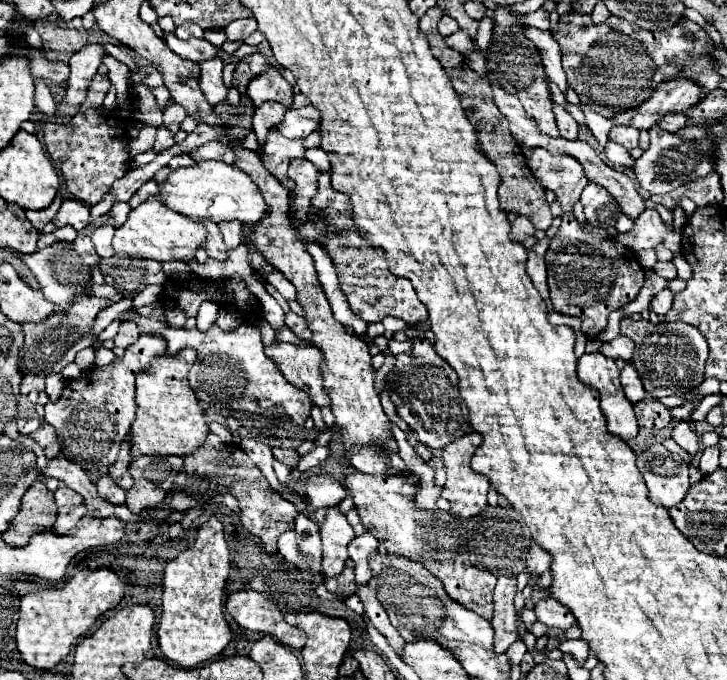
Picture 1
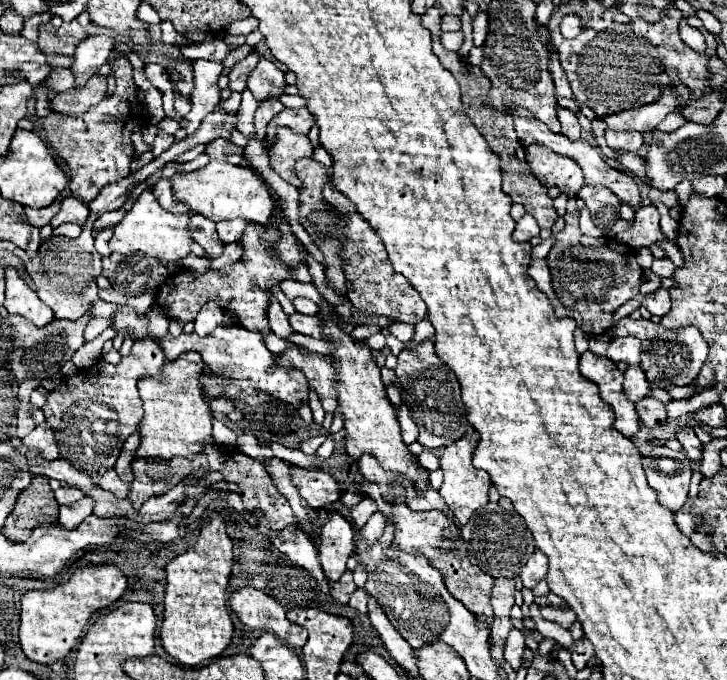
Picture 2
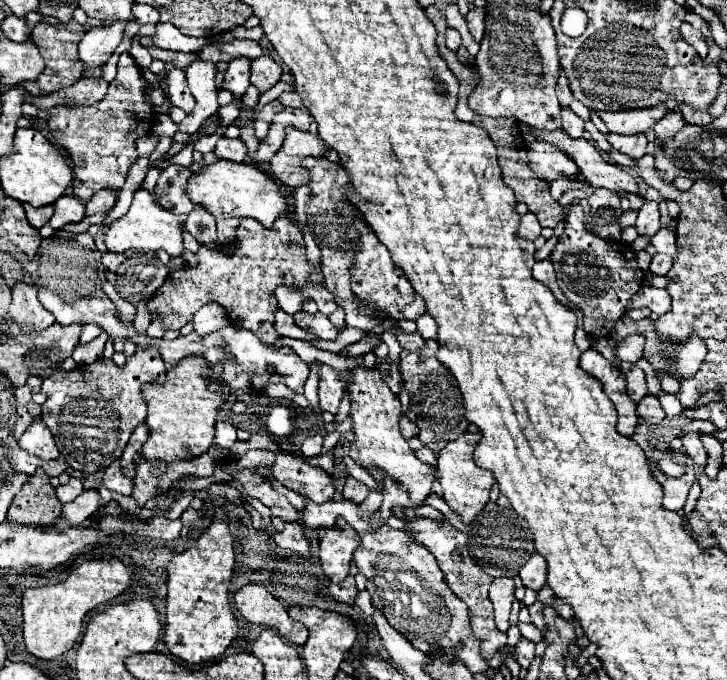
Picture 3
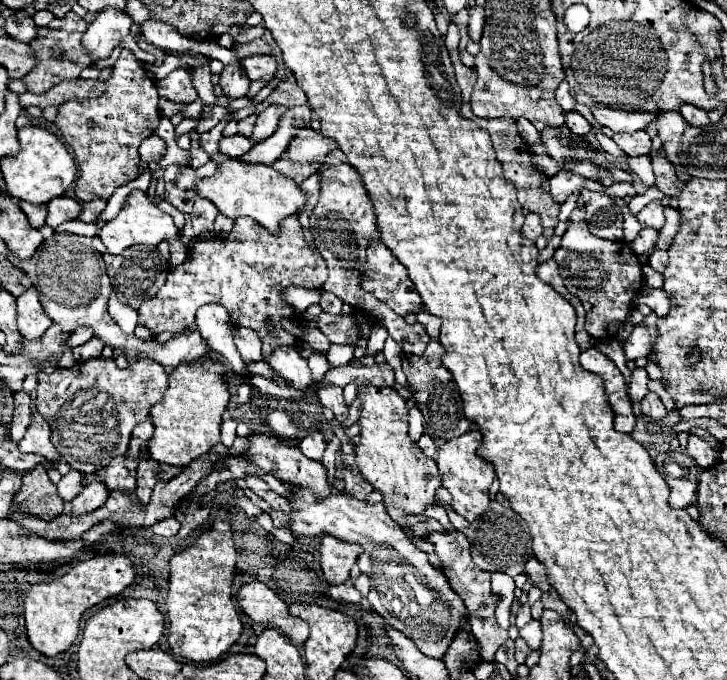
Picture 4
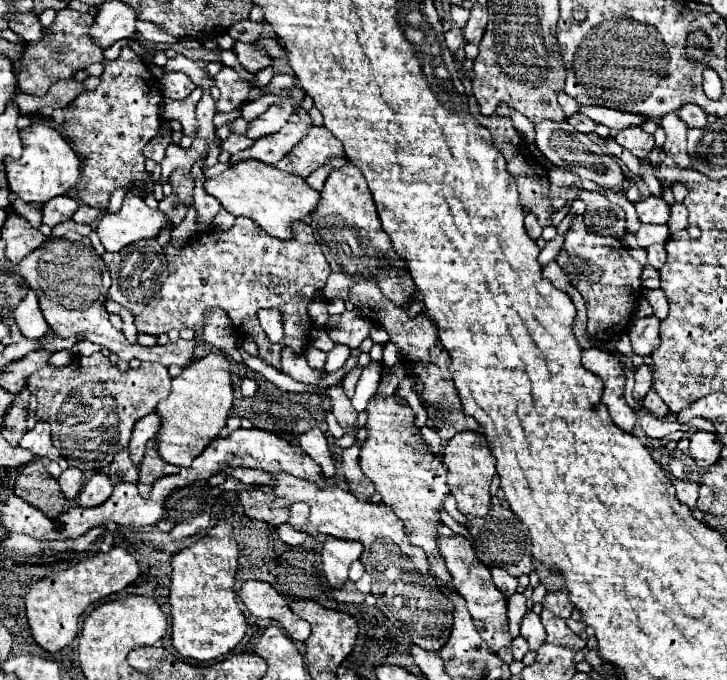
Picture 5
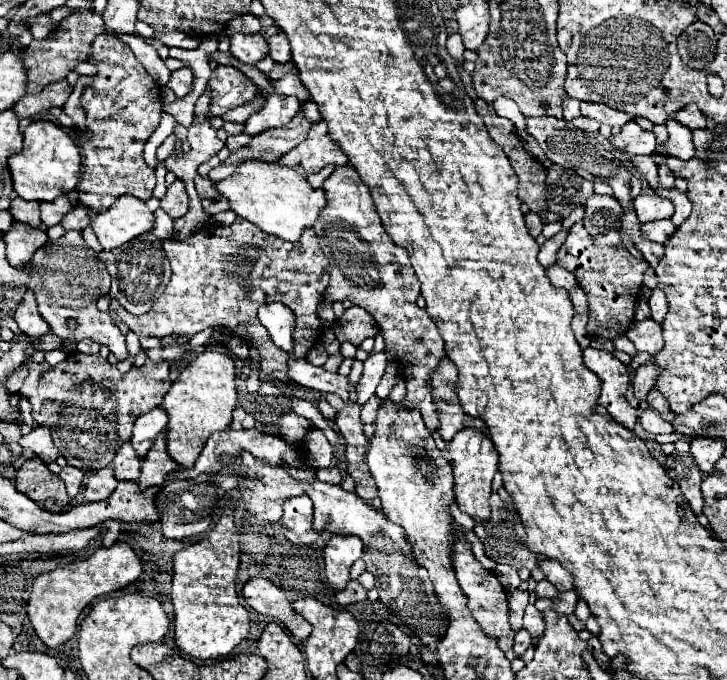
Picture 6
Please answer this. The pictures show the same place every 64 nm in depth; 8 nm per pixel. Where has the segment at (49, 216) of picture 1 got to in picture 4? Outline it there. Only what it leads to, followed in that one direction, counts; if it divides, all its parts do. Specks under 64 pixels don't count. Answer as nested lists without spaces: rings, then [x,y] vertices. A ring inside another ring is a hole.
[[[18,202],[18,206],[24,210],[28,222],[32,224],[32,228],[42,228],[46,224],[46,214],[48,214],[48,208],[46,204],[24,204],[24,202]]]

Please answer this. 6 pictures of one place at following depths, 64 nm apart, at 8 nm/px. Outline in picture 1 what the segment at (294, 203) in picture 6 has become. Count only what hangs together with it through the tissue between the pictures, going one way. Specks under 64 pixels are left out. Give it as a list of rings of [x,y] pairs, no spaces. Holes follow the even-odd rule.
[[[206,160],[206,162],[196,162],[188,168],[178,168],[170,172],[170,176],[158,184],[160,188],[160,202],[168,206],[170,210],[194,220],[212,220],[214,224],[224,222],[224,220],[240,220],[240,222],[250,222],[254,224],[264,216],[264,198],[260,196],[260,190],[240,172],[238,168],[218,162],[218,160]]]

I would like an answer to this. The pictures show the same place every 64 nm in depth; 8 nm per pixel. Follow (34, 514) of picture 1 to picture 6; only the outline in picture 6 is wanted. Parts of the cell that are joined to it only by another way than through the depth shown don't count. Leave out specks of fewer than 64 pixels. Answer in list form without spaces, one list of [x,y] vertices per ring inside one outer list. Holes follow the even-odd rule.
[[[32,458],[22,464],[14,486],[46,512],[64,512],[70,504],[64,482],[58,474],[52,474],[40,458]]]

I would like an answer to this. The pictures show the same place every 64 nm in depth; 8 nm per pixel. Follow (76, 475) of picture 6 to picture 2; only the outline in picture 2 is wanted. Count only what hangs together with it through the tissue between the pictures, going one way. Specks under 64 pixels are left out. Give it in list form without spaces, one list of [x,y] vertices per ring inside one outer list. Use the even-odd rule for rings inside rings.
[[[62,486],[62,488],[58,488],[56,492],[56,502],[58,504],[74,504],[74,502],[78,502],[84,494],[78,490],[78,488],[74,488],[74,486]]]

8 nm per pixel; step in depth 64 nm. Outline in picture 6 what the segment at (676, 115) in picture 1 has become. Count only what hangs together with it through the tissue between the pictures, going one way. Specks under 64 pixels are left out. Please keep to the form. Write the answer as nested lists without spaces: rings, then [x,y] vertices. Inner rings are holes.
[[[674,118],[666,120],[668,128],[668,142],[666,142],[666,156],[676,156],[680,160],[694,158],[694,146],[692,146],[692,132],[680,124]]]

